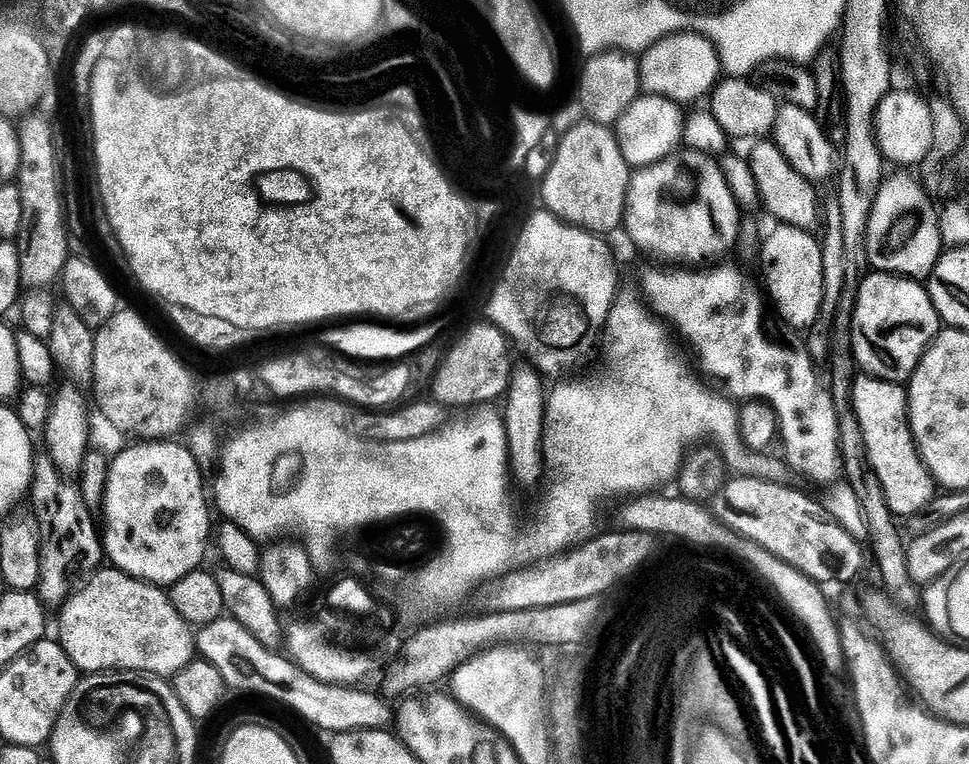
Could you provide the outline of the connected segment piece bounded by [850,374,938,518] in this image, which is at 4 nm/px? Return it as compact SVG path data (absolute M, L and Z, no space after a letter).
M860 374L853 382L850 397L852 410L856 412L856 423L860 427L867 467L881 484L893 516L901 518L918 515L935 498L938 485L932 479L932 471L924 465L916 440L912 437L905 385Z

